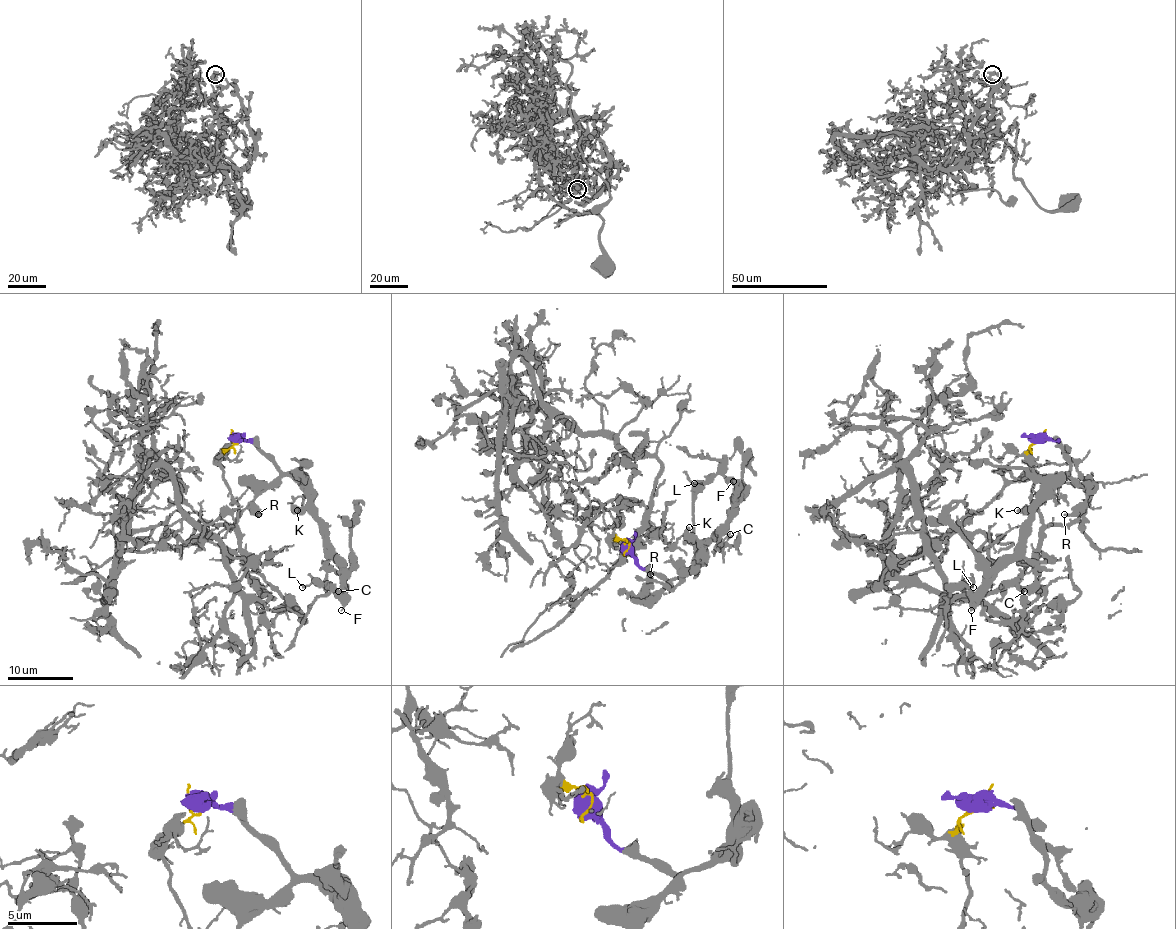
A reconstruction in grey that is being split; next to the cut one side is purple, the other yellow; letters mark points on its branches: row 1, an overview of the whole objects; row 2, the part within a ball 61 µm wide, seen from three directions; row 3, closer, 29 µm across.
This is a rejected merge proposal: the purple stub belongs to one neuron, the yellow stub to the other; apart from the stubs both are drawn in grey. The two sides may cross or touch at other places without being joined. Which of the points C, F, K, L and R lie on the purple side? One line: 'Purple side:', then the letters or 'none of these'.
Purple side: C, F, K, L, R

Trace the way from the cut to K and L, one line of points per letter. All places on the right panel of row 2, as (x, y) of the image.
K: (1040, 441), (1058, 442), (1063, 457), (1069, 464), (1067, 472), (1033, 503), (1021, 511), (1017, 510)
L: (1040, 441), (1056, 441), (1069, 472), (1036, 506), (1023, 544), (974, 593), (964, 585), (971, 582), (972, 587)

